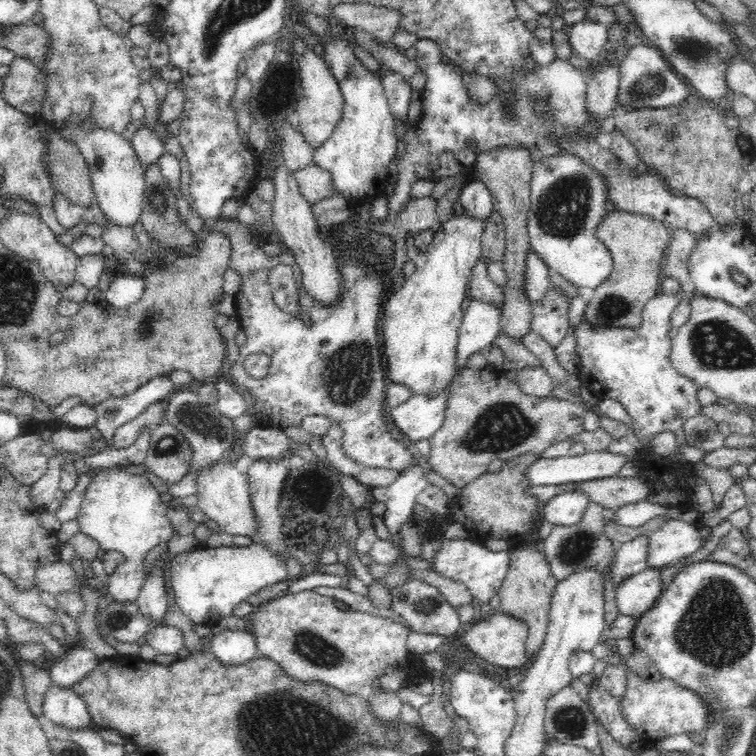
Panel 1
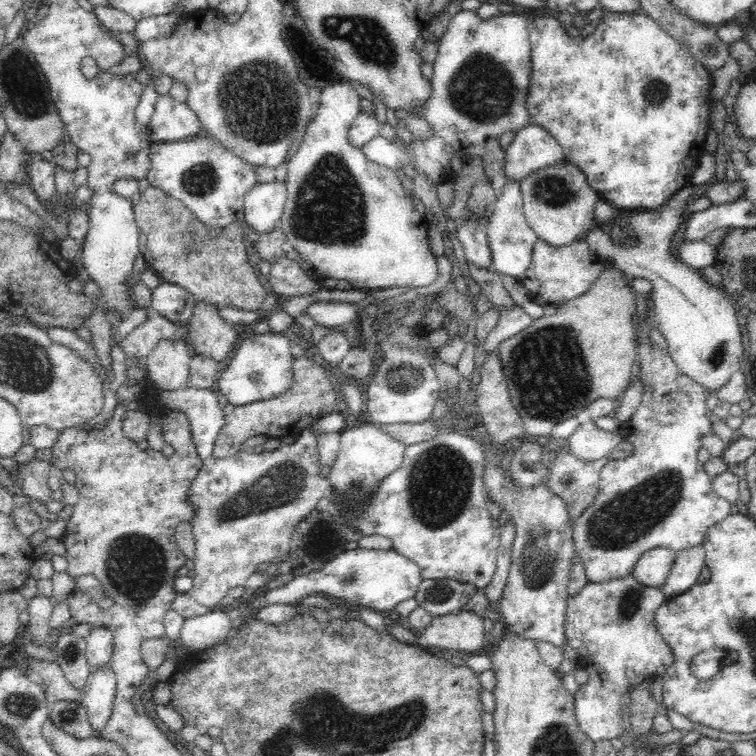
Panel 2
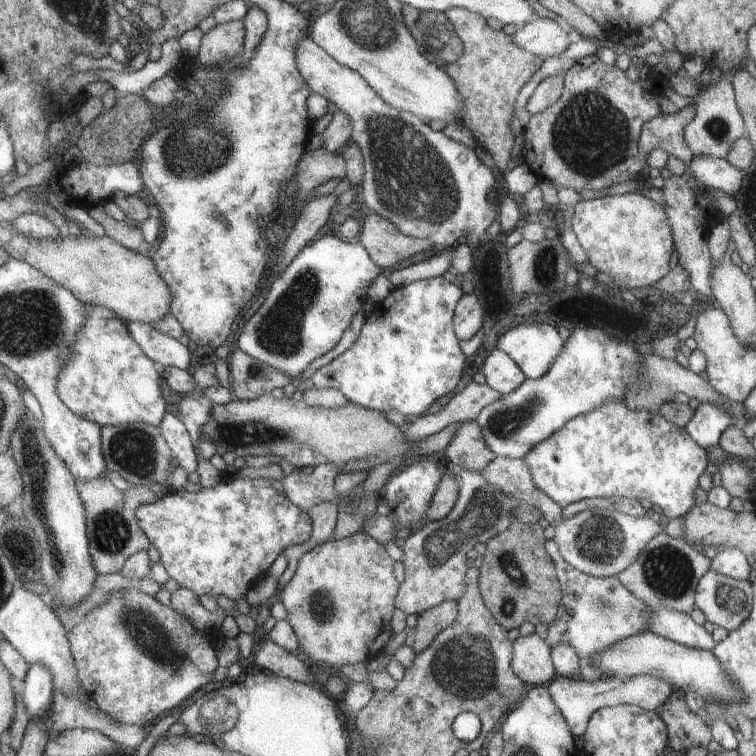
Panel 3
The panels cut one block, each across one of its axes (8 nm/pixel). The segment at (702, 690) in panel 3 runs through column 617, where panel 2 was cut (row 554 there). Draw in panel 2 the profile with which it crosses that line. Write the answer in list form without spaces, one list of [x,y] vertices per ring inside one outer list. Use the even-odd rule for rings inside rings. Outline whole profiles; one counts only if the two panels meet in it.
[[[668,548],[648,550],[640,556],[631,574],[636,581],[646,587],[661,588],[674,566],[676,557],[677,553]]]

